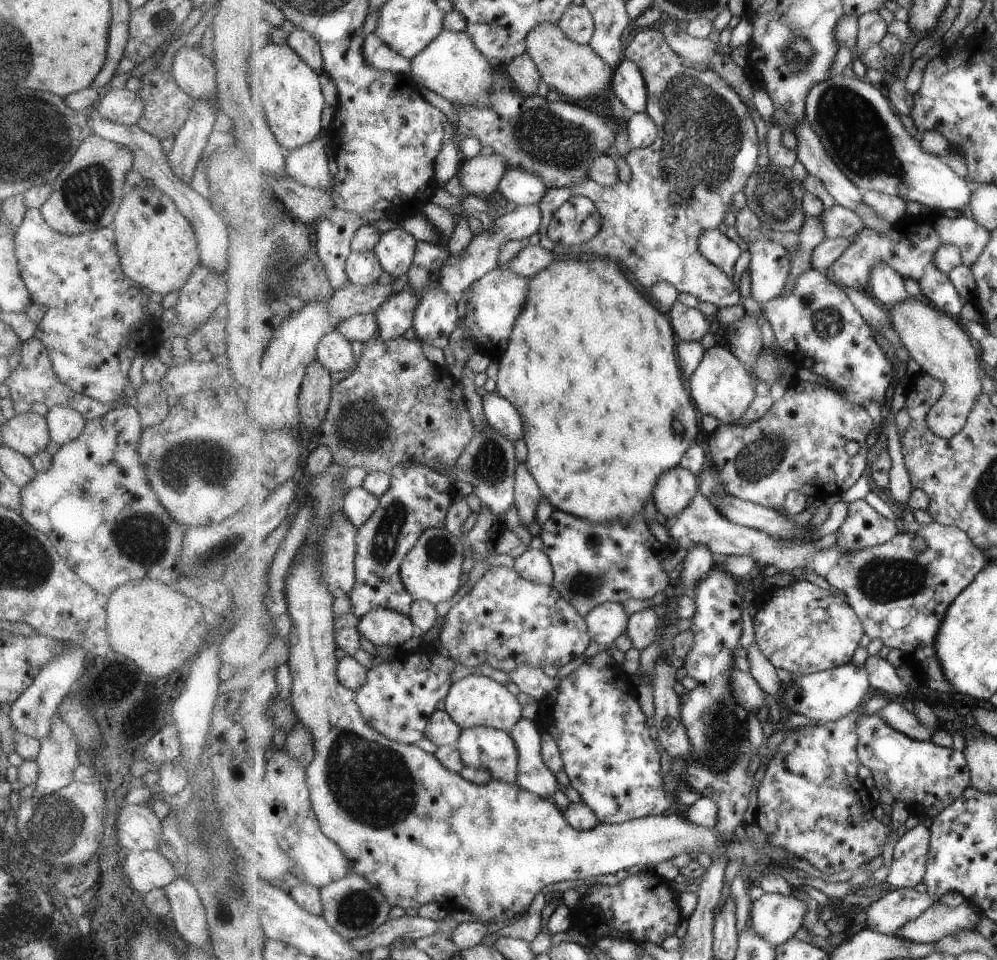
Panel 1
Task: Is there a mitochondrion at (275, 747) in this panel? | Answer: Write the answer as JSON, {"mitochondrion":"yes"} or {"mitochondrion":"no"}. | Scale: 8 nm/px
{"mitochondrion":"no"}

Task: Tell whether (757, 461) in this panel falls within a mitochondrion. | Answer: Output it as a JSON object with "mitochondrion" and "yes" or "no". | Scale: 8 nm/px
{"mitochondrion":"yes"}

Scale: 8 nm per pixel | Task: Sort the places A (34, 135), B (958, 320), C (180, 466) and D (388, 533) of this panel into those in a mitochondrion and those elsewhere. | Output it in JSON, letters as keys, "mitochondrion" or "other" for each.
{"A":"mitochondrion","B":"other","C":"mitochondrion","D":"mitochondrion"}

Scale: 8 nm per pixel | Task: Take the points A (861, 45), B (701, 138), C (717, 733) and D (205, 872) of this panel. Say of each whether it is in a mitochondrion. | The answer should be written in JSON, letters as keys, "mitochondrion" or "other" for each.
{"A":"other","B":"mitochondrion","C":"mitochondrion","D":"mitochondrion"}

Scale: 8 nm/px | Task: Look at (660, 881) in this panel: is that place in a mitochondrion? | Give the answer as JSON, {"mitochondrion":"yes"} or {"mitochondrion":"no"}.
{"mitochondrion":"no"}

